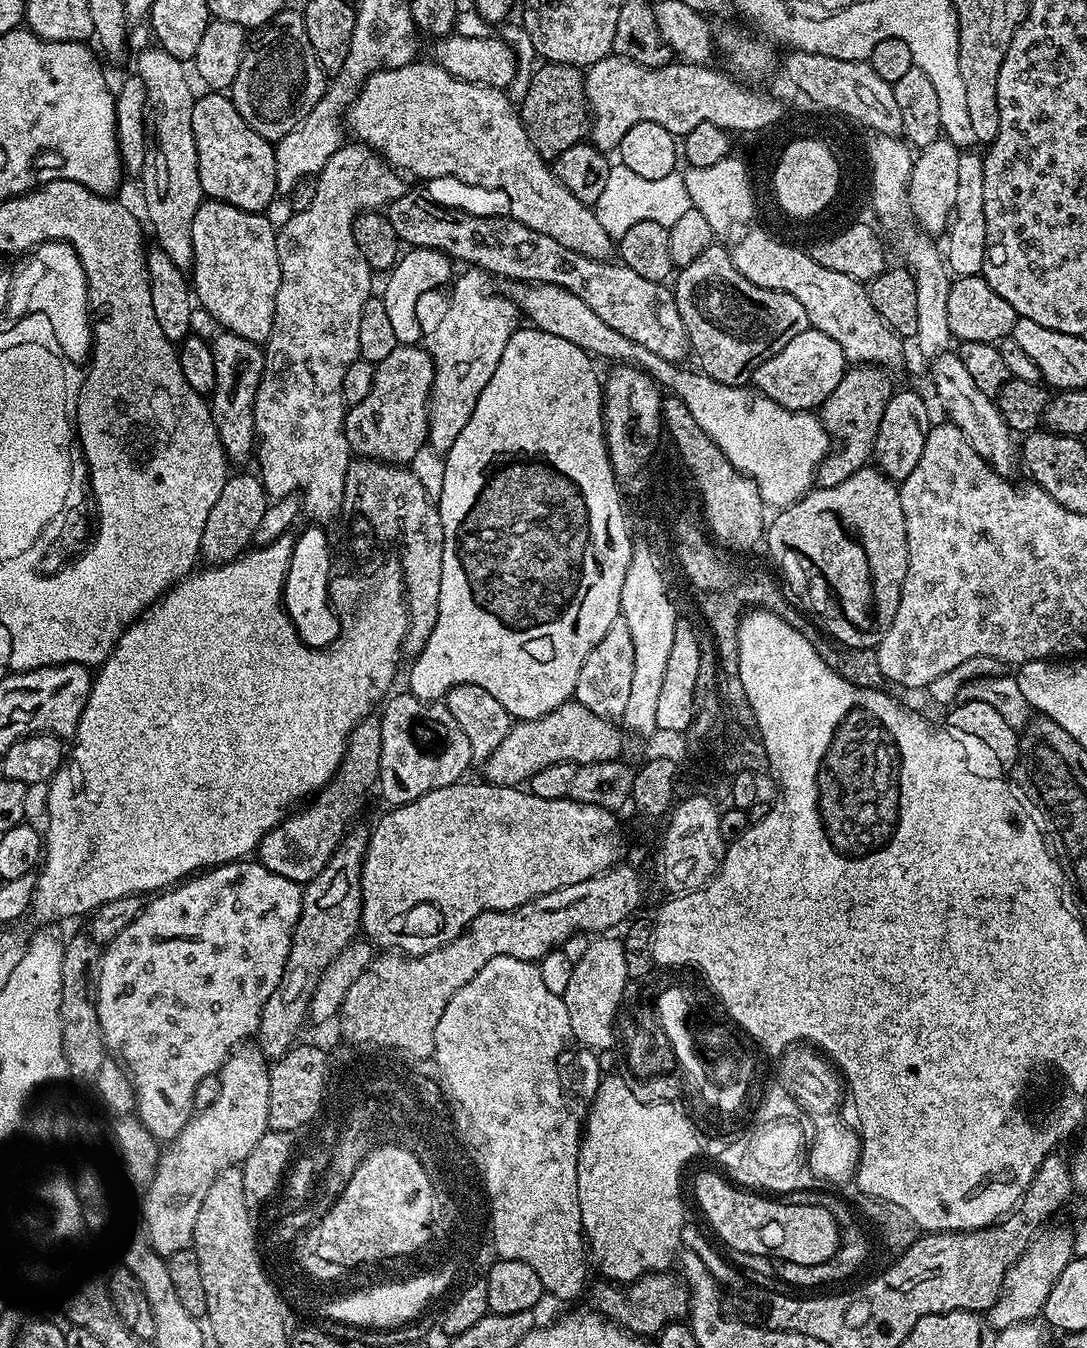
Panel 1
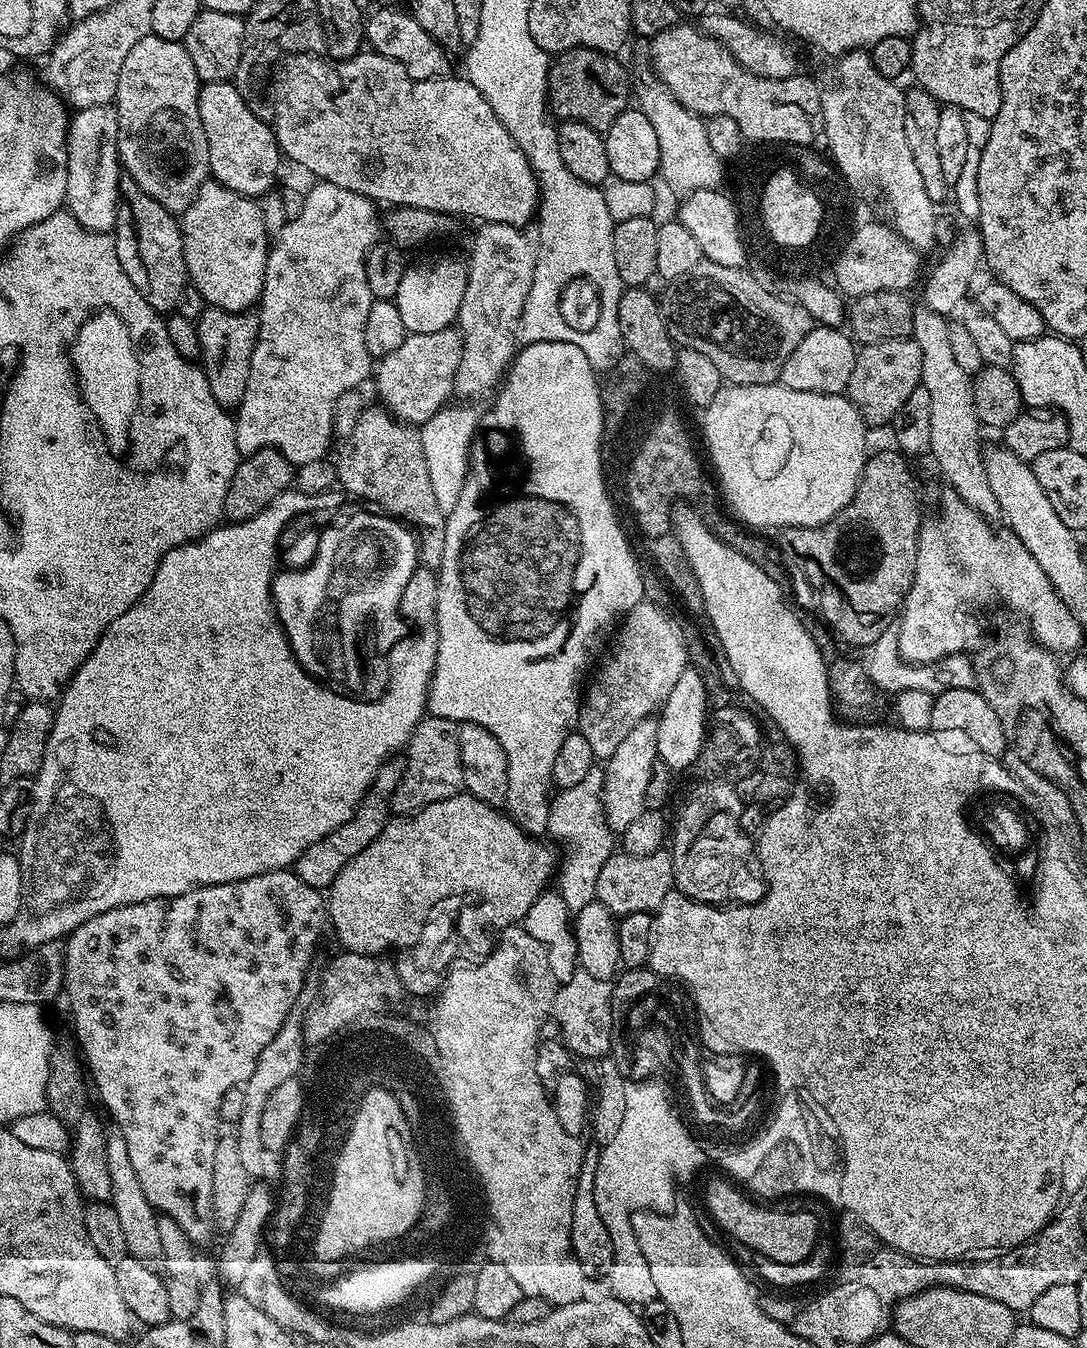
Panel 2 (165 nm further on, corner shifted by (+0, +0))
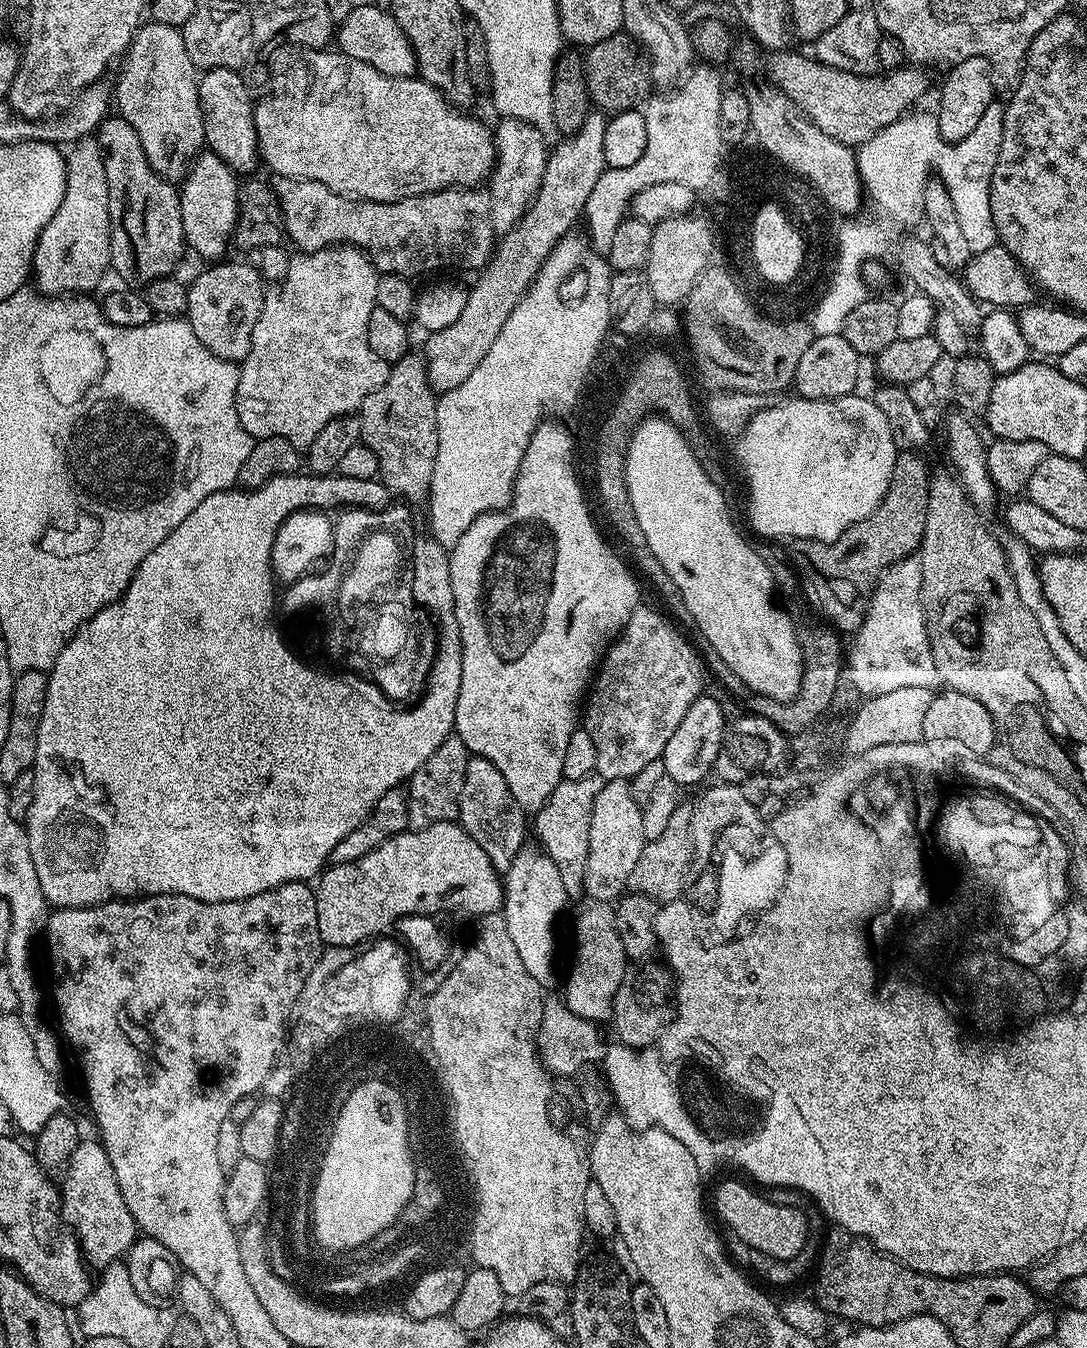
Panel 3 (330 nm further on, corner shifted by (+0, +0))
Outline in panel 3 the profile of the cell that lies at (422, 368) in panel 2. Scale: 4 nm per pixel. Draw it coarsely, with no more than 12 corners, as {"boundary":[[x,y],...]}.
{"boundary":[[609,117],[548,154],[526,214],[422,355],[433,392],[486,358],[604,172]]}

